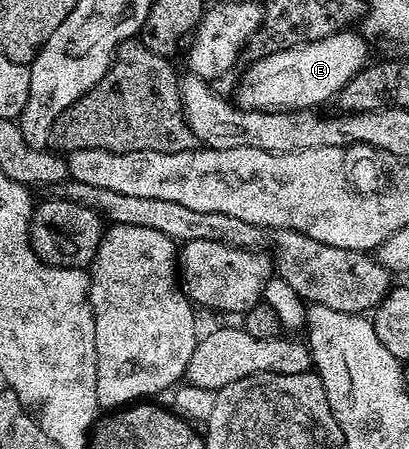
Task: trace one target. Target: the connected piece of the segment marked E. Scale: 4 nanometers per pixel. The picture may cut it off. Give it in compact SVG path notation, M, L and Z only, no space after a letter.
M345 30L320 41L282 49L280 52L261 55L256 62L241 73L235 89L234 102L239 109L286 113L290 110L315 109L337 97L369 61L370 46L354 30Z

